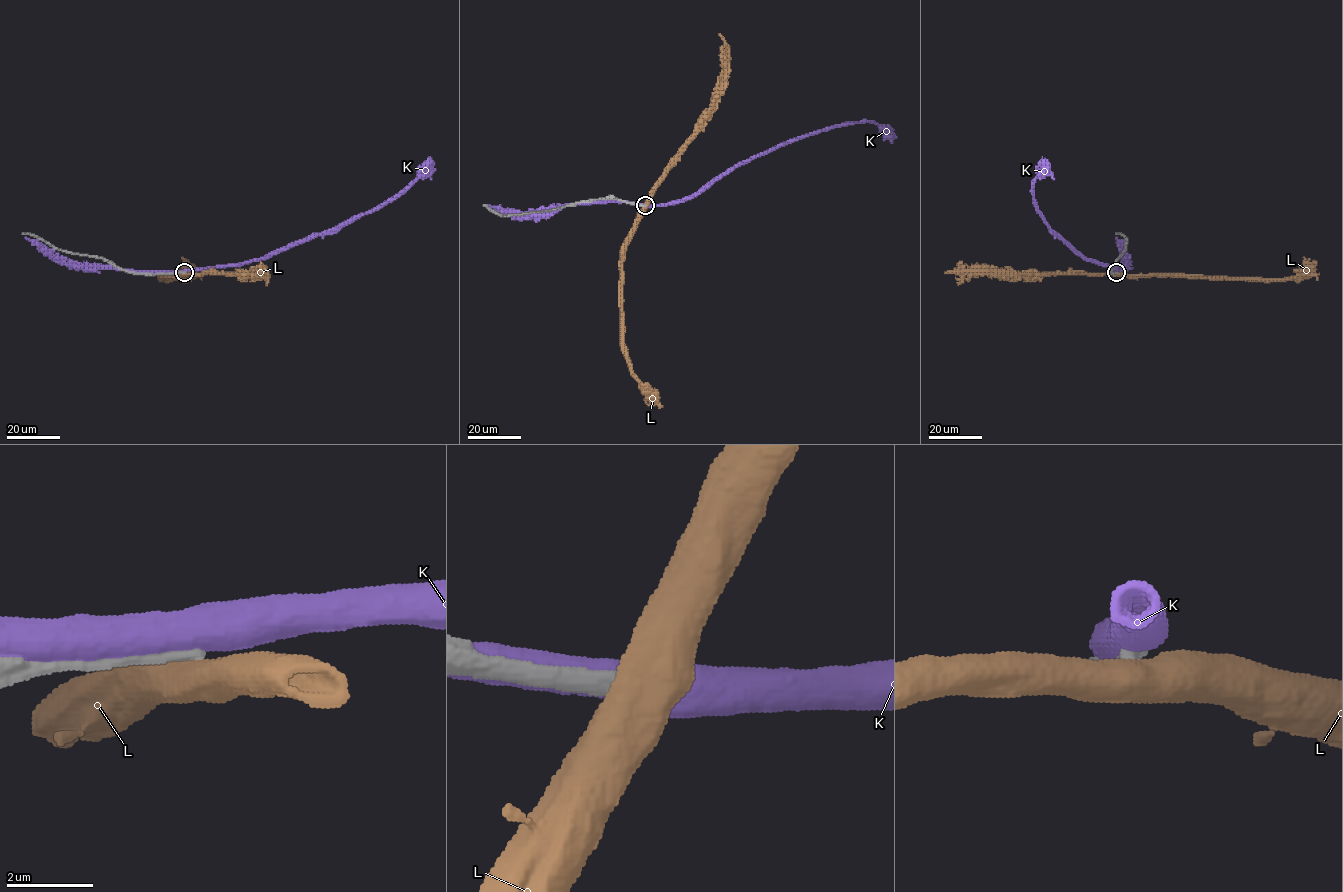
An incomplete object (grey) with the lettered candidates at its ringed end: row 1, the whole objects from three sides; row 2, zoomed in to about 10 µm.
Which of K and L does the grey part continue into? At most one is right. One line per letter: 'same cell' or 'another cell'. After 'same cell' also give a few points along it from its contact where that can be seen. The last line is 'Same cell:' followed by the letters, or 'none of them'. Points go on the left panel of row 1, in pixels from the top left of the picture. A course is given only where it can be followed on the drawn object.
K: another cell
L: another cell
Same cell: none of them

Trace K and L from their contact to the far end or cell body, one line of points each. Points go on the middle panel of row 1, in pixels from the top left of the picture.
K: (641, 205), (683, 201), (755, 157), (832, 127), (875, 122), (892, 134)
L: (645, 205), (626, 245), (622, 264), (622, 351), (630, 371), (663, 407)

